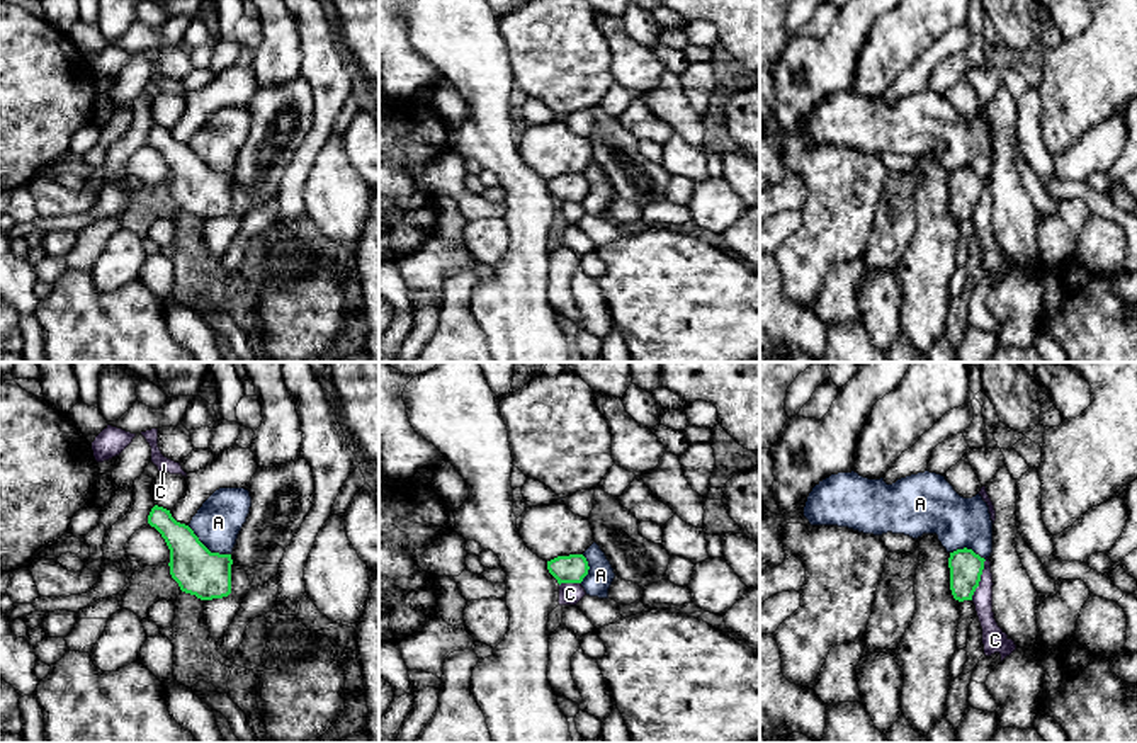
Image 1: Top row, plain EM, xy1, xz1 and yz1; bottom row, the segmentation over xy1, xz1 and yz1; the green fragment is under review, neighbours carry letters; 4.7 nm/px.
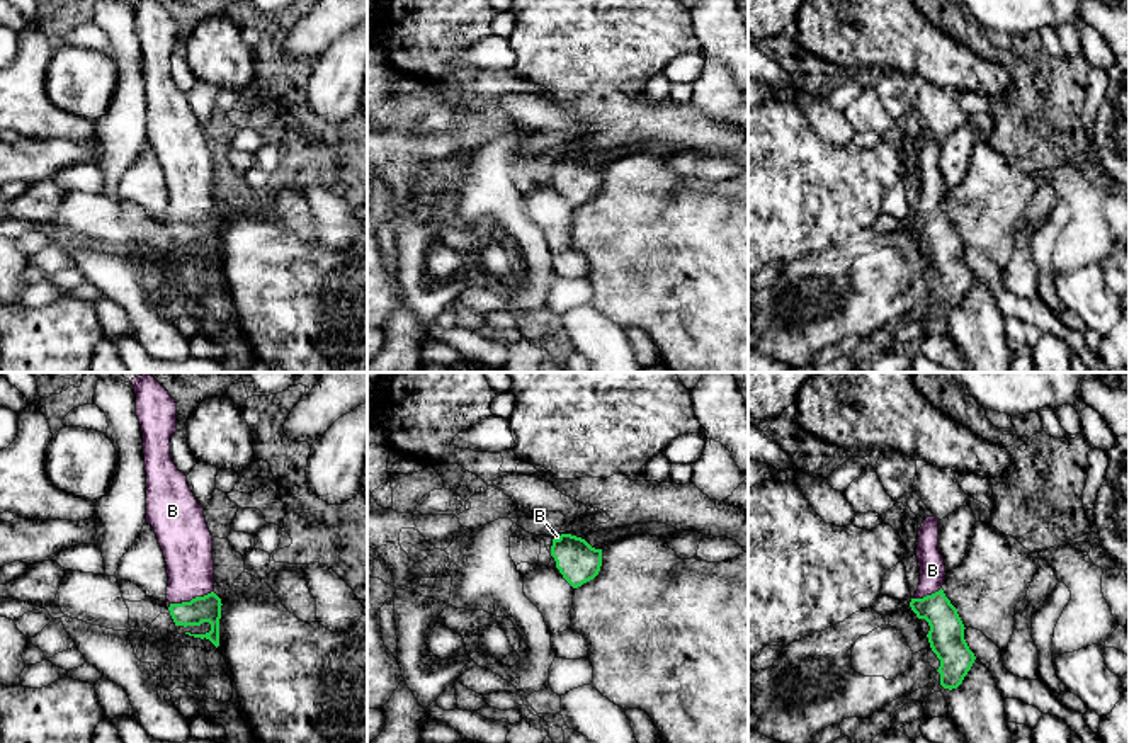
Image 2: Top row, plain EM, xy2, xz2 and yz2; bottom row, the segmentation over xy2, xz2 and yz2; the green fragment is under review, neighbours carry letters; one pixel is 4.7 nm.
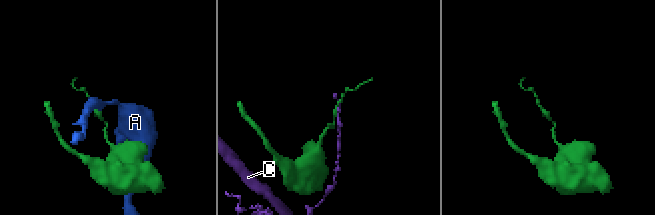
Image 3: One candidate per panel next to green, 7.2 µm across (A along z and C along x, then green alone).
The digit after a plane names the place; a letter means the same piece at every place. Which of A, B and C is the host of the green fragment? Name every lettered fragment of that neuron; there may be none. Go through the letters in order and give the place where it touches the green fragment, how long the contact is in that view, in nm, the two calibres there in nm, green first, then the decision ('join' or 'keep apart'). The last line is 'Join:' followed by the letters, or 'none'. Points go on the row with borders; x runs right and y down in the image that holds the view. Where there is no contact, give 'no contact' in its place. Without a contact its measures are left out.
A: meets green in xy1 at (206, 548); contact 240 nm long; 220 nm thick on the green side, 220 nm on the other; keep apart
B: meets green in xy2 at (192, 599); contact 220 nm long; 130 nm thick on the green side, 240 nm on the other; join
C: meets green in yz1 at (979, 580); contact 200 nm long; 160 nm thick on the green side, 100 nm on the other; keep apart
Join: B

